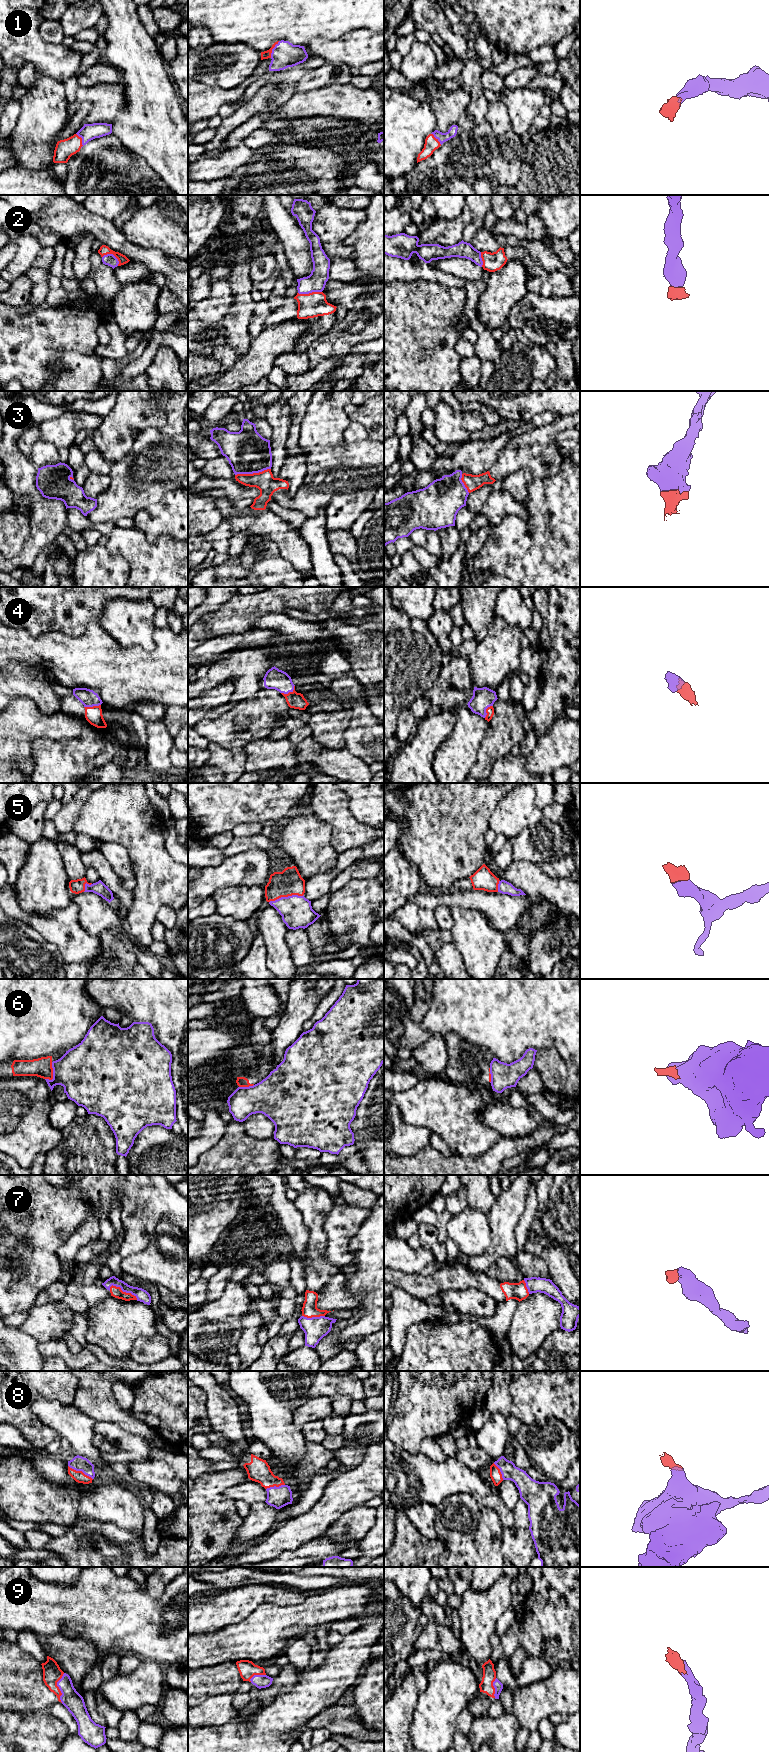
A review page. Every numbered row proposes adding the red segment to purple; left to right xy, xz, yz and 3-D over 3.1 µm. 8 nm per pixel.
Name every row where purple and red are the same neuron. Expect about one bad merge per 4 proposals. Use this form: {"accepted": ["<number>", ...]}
{"accepted": ["1", "2", "3", "4", "5", "7", "8", "9"]}

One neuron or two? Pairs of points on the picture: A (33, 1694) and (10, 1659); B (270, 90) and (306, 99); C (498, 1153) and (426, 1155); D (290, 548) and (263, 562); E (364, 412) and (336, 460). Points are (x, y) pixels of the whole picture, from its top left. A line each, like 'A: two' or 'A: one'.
A: one
B: two
C: one
D: two
E: two

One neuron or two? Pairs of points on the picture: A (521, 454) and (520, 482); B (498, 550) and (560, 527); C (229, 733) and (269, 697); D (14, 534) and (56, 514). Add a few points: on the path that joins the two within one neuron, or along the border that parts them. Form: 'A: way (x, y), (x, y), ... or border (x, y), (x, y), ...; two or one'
A: border (534, 477), (528, 468), (519, 467), (502, 479); two
B: way (515, 550), (524, 550), (531, 544), (550, 544); one
C: way (239, 725), (259, 707); one
D: border (27, 516), (28, 537), (21, 549); two

